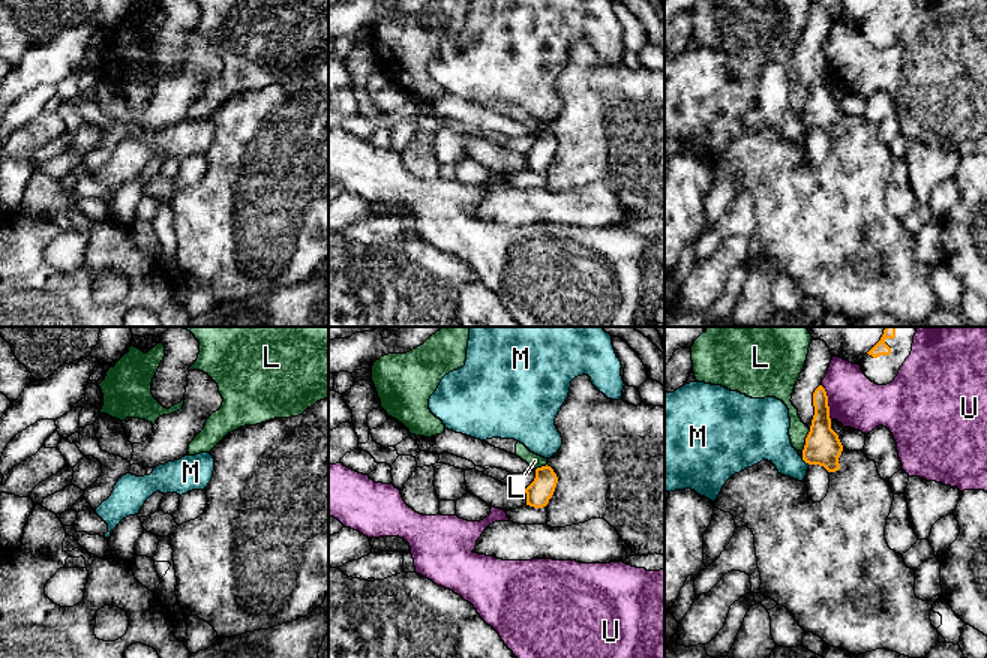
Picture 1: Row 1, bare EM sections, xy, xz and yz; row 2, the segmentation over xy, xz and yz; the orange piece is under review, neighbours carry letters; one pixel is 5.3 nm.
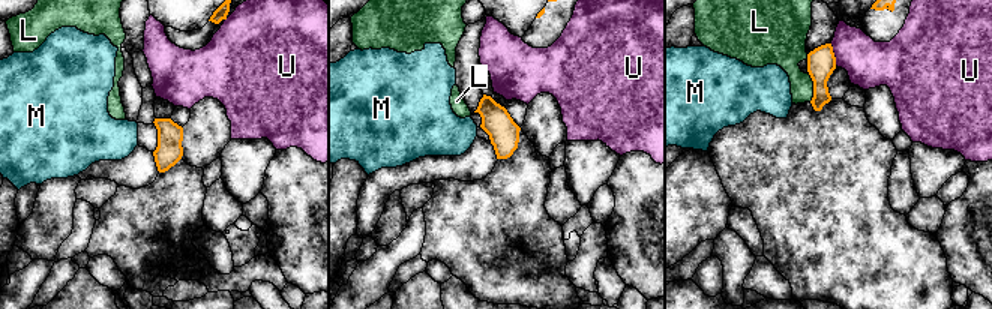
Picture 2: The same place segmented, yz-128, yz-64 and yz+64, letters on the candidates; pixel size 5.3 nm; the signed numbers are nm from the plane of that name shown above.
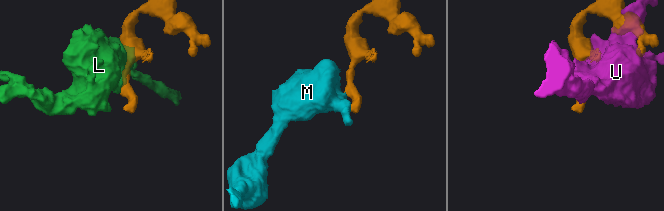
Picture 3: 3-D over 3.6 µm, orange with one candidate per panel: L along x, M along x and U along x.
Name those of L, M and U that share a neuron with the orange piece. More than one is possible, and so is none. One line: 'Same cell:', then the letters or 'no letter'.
Same cell: no letter

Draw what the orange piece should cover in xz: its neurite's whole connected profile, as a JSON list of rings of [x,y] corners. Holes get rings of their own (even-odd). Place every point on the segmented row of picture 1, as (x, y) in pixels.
[[[542,466],[536,469],[534,481],[525,489],[526,505],[534,508],[543,508],[552,498],[558,477],[550,466]]]

